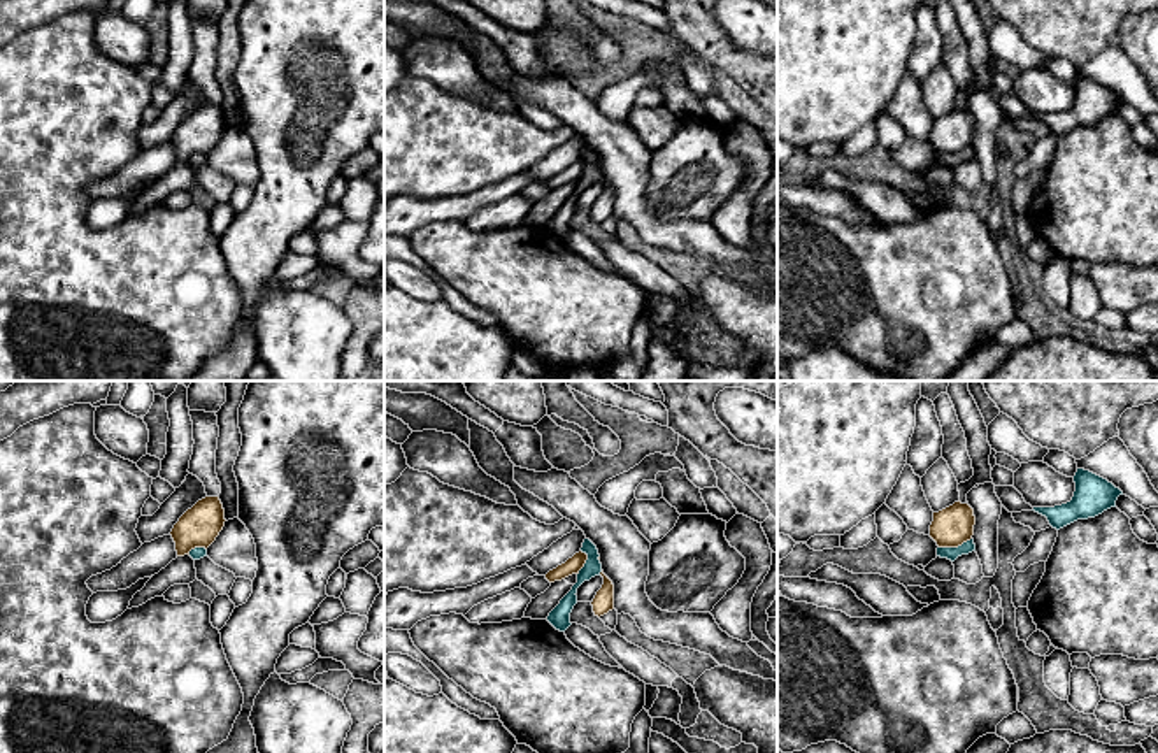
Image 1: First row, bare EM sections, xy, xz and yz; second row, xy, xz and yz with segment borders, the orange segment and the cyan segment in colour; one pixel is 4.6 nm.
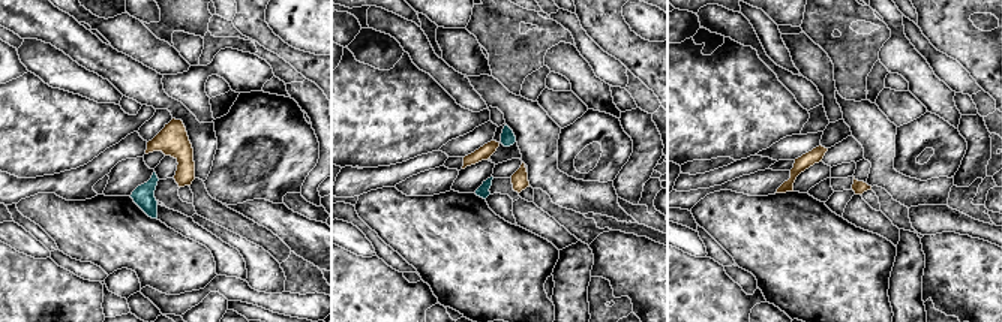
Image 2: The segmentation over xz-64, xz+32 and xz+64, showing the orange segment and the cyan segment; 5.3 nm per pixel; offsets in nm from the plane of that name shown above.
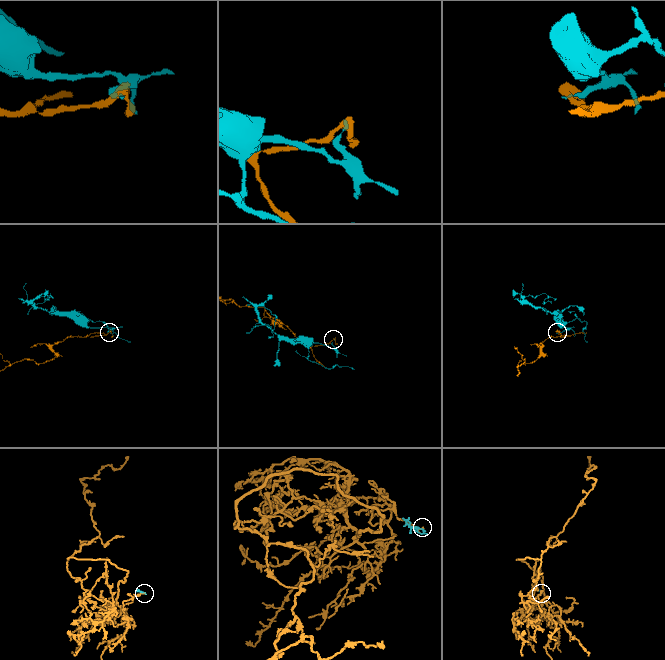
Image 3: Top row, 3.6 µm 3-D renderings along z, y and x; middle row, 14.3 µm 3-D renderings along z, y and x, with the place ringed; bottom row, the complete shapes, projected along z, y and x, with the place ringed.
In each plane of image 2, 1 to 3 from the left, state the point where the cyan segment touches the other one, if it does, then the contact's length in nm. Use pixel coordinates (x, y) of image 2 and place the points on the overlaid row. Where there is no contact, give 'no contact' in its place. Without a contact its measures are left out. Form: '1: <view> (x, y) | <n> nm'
1: no contact
2: no contact
3: no contact

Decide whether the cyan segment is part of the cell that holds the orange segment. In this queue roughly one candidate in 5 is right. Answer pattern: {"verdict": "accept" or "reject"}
{"verdict": "reject"}

